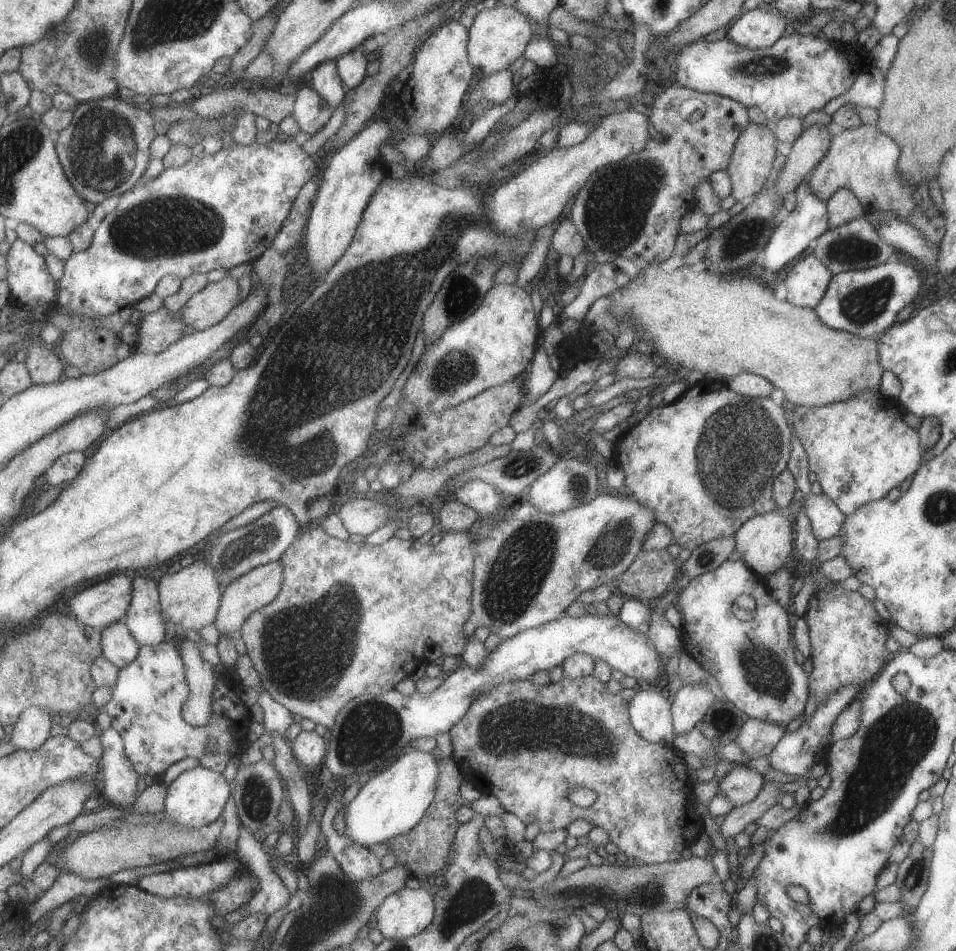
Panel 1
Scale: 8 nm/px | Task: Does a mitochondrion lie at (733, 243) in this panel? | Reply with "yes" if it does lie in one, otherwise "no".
yes

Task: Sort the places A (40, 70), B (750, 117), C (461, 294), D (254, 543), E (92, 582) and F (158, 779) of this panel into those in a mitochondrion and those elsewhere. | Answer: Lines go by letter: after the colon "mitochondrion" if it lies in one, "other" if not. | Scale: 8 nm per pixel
A: other
B: other
C: mitochondrion
D: mitochondrion
E: other
F: other

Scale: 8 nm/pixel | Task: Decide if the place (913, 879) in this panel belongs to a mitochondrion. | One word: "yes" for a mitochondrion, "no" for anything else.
yes

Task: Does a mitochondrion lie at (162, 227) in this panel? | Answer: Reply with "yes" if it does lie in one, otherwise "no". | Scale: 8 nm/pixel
yes

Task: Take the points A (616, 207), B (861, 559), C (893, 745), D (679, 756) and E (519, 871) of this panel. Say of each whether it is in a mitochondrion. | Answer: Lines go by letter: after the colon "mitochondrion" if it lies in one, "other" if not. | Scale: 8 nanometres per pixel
A: mitochondrion
B: other
C: mitochondrion
D: other
E: other

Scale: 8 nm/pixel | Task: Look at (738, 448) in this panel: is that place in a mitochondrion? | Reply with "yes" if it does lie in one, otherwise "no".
yes

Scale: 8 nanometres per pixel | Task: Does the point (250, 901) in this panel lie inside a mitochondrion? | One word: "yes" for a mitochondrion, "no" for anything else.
no

